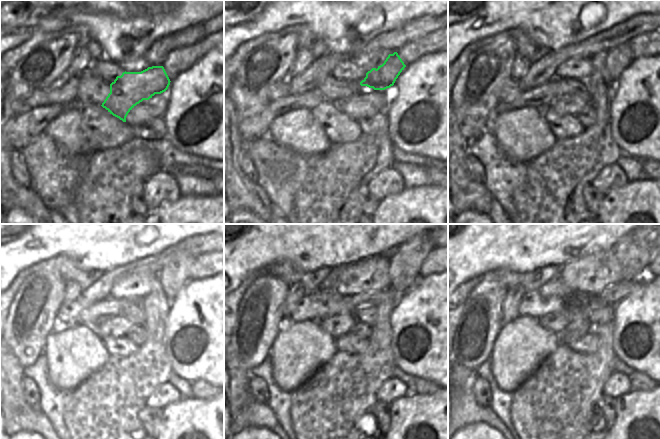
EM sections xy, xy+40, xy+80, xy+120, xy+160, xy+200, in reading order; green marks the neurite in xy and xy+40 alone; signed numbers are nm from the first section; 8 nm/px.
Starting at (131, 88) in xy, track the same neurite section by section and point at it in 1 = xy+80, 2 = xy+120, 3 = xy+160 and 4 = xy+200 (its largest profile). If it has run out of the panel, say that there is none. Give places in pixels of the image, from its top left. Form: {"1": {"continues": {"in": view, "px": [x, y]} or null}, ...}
{"1": {"continues": {"in": "xy+80", "px": [619, 58]}}, "2": {"continues": {"in": "xy+120", "px": [175, 274]}}, "3": {"continues": {"in": "xy+160", "px": [405, 261]}}, "4": {"continues": {"in": "xy+200", "px": [635, 251]}}}

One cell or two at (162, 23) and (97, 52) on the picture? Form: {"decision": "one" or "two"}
{"decision": "two"}

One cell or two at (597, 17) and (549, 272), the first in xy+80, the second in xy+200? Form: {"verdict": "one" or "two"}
{"verdict": "two"}

